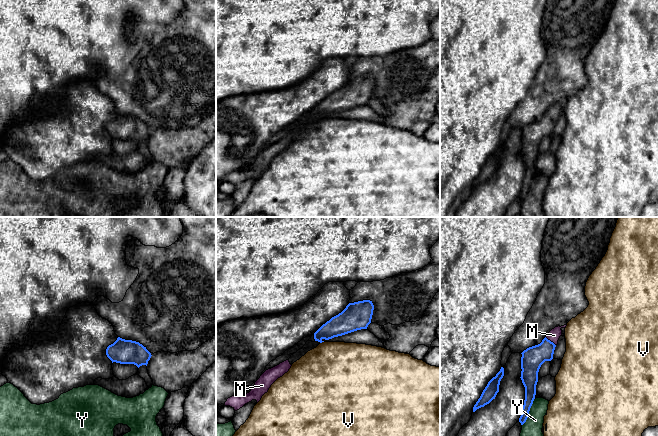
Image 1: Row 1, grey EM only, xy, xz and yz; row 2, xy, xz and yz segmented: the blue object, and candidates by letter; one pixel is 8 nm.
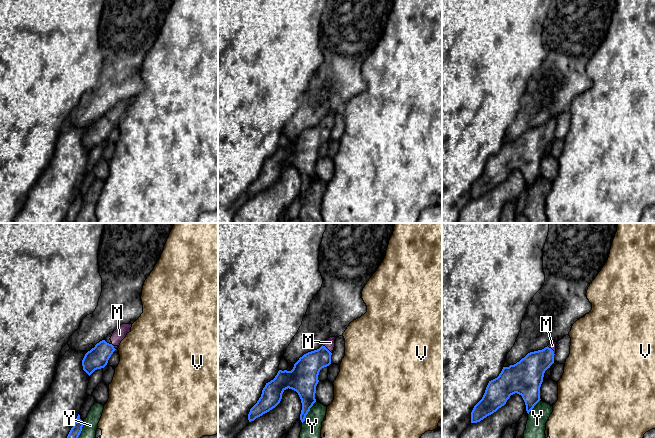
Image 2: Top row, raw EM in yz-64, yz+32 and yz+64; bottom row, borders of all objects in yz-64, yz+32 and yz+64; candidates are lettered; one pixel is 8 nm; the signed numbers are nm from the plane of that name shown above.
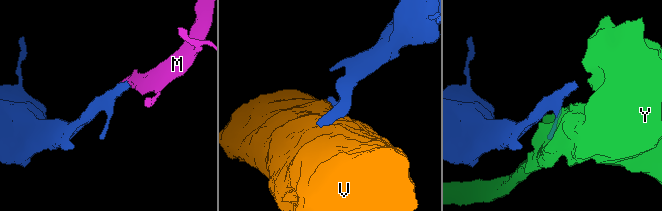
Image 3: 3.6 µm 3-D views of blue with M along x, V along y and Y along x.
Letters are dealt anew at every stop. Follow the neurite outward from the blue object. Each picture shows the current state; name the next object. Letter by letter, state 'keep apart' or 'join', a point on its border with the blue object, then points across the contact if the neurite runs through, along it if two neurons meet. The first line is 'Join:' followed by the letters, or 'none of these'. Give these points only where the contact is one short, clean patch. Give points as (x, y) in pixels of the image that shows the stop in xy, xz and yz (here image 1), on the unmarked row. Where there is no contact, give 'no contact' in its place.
Join: M
M: join; meets blue in yz at (549, 116); runs through yz (533, 133), (549, 116), (554, 111)
V: keep apart; meets blue in xz at (321, 118)
Y: keep apart; meets blue in yz at (528, 188)

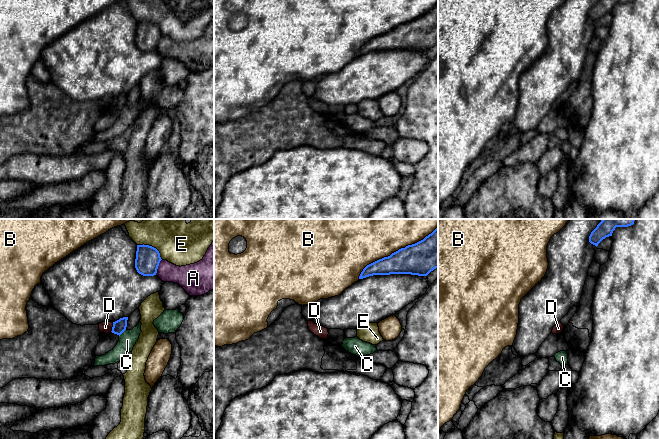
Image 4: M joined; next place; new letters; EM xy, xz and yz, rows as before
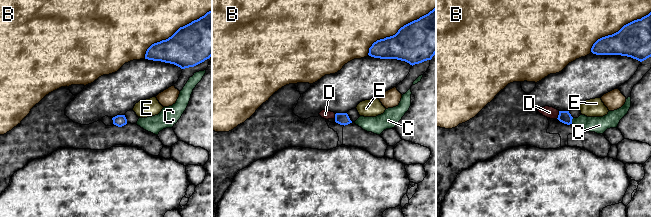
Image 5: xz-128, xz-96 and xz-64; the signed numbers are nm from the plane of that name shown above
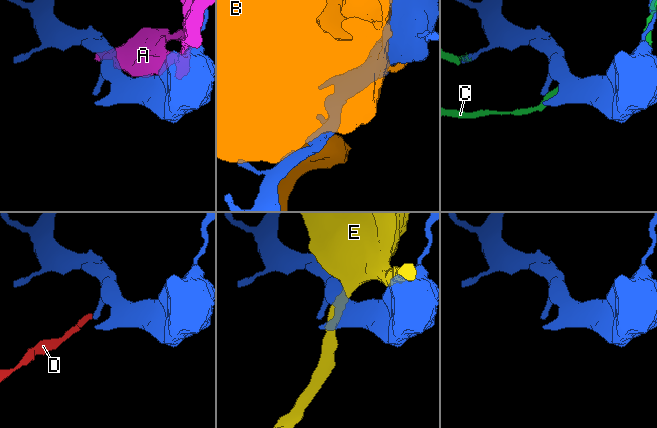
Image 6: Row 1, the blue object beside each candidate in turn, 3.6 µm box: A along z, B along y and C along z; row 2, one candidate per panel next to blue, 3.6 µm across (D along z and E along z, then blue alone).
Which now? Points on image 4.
Join: none of these
A: keep apart; meets blue in xy at (157, 43)
B: keep apart; meets blue in xz at (396, 27)
C: keep apart; meets blue in xy at (122, 108)
D: keep apart; meets blue in xy at (112, 103); border along xy (113, 98), (110, 107)
E: keep apart; meets blue in xy at (151, 22)

